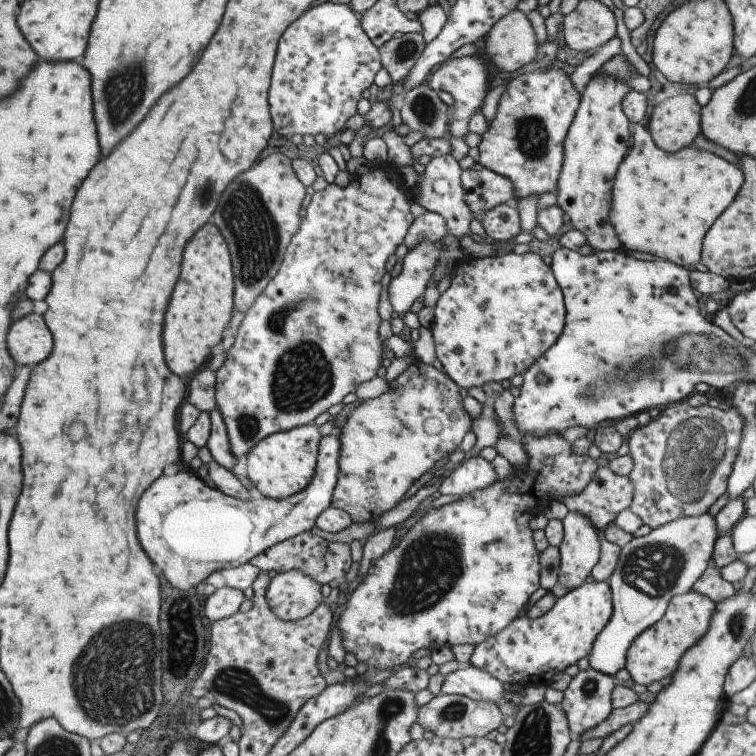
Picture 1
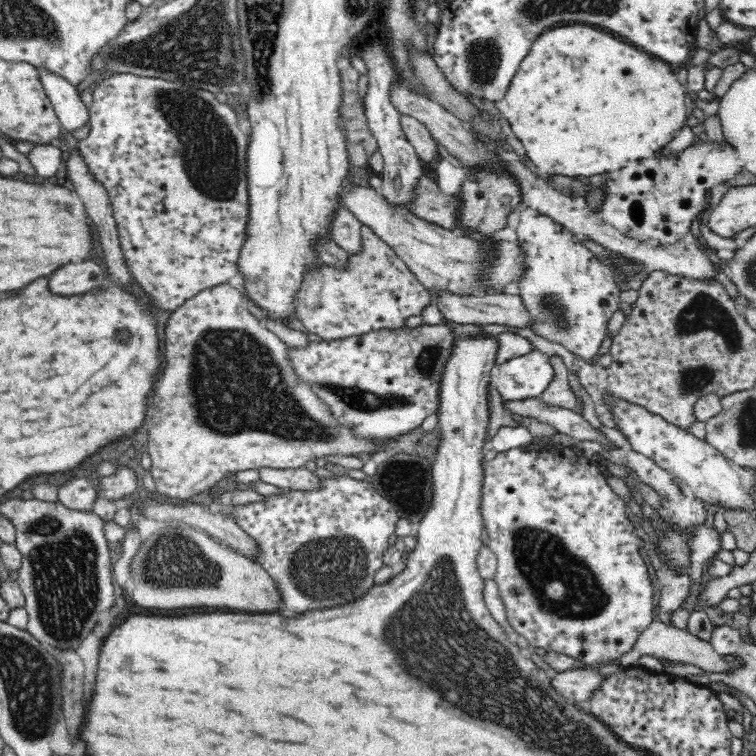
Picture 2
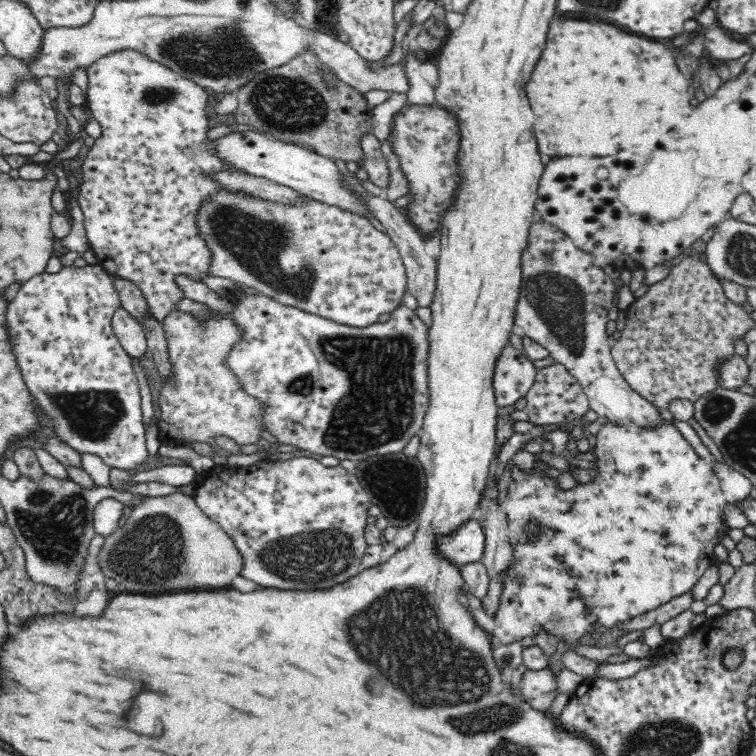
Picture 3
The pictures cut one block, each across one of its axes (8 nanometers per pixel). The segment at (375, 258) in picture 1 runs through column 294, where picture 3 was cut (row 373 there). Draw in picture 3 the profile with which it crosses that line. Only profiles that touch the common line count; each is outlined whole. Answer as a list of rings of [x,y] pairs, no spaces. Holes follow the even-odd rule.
[[[236,290],[226,295],[234,302],[234,308],[232,308],[232,312],[222,312],[221,316],[230,319],[241,330],[241,339],[239,343],[236,343],[229,350],[225,363],[232,370],[232,373],[236,375],[236,379],[240,381],[244,392],[263,404],[263,424],[278,442],[288,444],[288,446],[296,446],[300,450],[307,450],[318,455],[333,456],[340,461],[352,460],[357,462],[366,460],[370,456],[382,456],[383,454],[402,451],[410,438],[420,433],[430,398],[427,359],[429,353],[429,327],[418,318],[414,310],[410,310],[404,305],[398,306],[391,313],[388,322],[380,323],[378,321],[370,326],[358,328],[328,320],[322,316],[305,312],[300,308],[285,306],[278,300],[273,300],[272,297],[267,297],[260,292],[247,294],[245,291]]]

